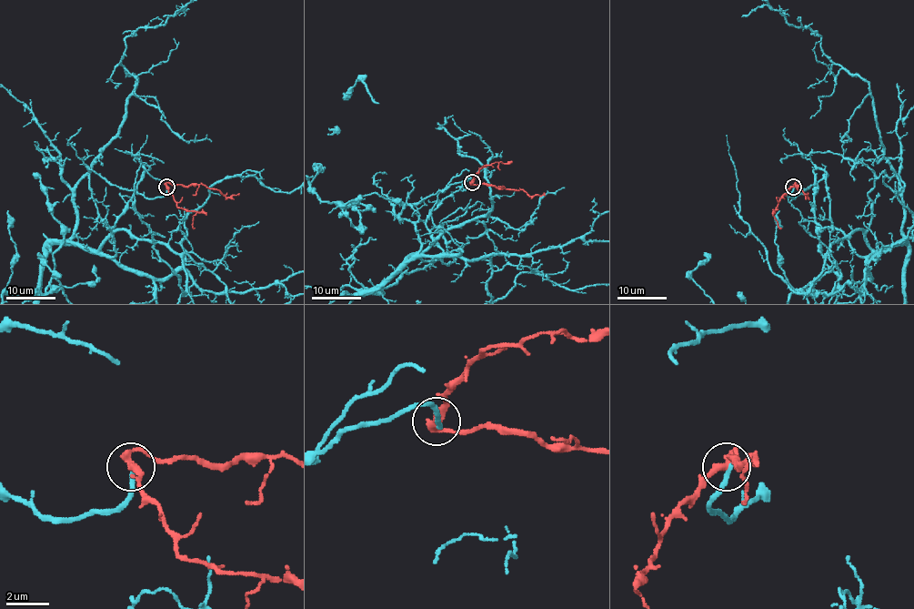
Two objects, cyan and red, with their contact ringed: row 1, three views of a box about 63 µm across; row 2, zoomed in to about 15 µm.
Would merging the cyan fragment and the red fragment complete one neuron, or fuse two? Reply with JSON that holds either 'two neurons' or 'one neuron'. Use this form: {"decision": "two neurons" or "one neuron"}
{"decision": "two neurons"}

